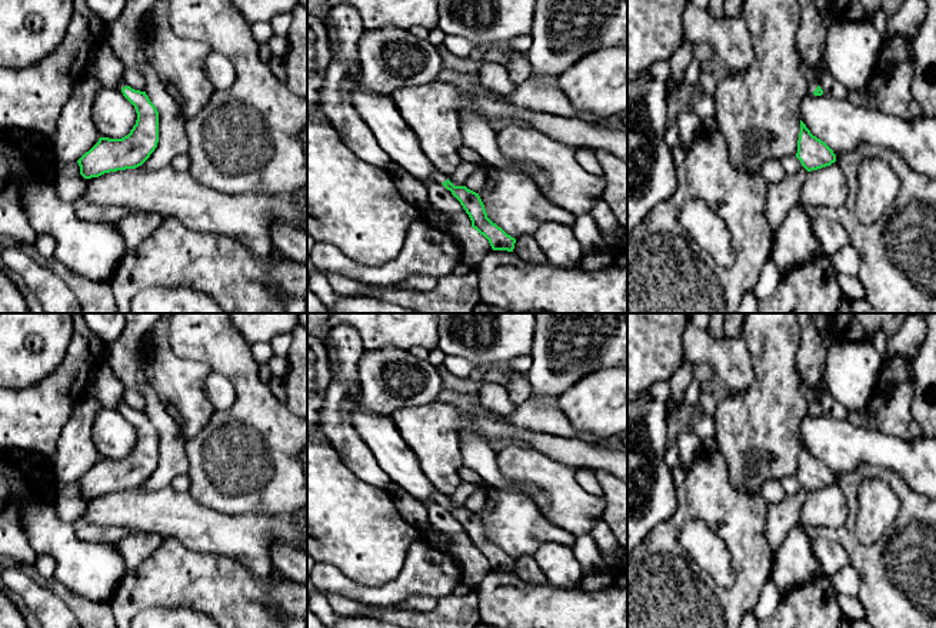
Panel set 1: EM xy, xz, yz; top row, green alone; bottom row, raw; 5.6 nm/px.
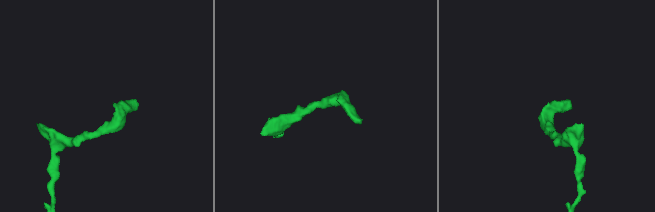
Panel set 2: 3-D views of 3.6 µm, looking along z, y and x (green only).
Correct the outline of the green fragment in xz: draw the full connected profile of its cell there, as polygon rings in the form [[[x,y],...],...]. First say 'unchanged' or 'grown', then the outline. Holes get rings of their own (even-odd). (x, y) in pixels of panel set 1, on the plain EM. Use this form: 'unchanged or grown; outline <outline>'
grown; outline [[[439,491],[436,492],[436,502],[442,504],[460,522],[472,541],[472,548],[489,561],[493,571],[513,572],[516,559],[487,538],[479,514],[466,506],[454,506],[449,496]]]

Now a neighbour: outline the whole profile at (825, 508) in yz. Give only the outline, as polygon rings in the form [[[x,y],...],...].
[[[837,482],[809,492],[799,511],[799,524],[810,528],[839,528],[849,515],[846,496]]]

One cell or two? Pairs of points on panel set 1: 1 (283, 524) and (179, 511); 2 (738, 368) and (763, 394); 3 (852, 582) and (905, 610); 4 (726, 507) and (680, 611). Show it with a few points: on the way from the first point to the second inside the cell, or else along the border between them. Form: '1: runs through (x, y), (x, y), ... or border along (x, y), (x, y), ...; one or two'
1: runs through (257, 530), (205, 530); one
2: border along (746, 349), (753, 381), (745, 389), (732, 392); two
3: border along (848, 562), (859, 575), (858, 597); two
4: runs through (742, 541), (742, 582), (715, 610); one

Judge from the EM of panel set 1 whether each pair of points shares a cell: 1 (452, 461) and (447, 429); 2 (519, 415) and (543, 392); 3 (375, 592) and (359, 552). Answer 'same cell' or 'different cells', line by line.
1: same cell
2: different cells
3: different cells

